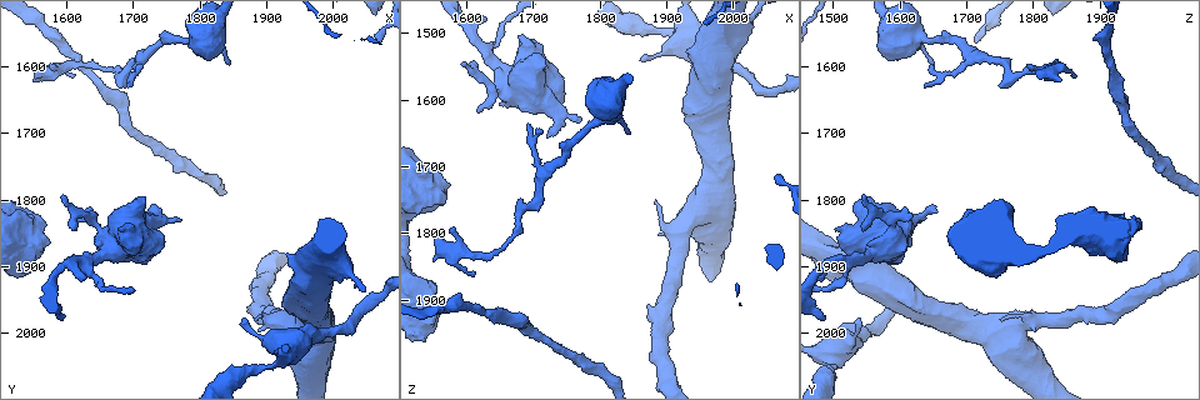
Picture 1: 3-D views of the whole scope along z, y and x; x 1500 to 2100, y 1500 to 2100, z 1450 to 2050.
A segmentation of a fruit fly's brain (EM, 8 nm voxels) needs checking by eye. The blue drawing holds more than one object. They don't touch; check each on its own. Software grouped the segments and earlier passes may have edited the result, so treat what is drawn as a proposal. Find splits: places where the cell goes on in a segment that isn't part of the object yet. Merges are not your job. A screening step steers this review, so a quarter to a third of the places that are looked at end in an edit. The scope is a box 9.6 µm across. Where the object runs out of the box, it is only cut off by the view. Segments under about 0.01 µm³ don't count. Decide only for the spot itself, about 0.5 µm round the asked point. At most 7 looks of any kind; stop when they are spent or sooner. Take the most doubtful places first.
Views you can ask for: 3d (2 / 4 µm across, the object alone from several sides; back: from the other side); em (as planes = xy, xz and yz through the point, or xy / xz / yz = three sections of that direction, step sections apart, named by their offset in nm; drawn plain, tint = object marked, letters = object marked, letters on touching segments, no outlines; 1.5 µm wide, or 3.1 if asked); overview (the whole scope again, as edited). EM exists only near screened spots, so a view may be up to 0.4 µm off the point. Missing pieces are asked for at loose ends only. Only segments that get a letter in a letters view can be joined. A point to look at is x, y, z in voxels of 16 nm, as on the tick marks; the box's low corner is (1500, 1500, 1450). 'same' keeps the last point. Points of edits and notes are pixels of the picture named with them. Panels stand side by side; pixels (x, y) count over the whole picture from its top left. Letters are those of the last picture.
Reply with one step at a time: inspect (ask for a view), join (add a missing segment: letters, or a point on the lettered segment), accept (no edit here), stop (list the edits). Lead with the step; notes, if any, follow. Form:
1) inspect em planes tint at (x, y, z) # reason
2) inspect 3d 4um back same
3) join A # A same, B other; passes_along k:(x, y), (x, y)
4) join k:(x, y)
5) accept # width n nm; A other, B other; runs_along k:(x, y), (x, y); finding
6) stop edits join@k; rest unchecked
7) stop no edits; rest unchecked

inspect 3d 2um at (1620, 1820, 1620) # branch stops here

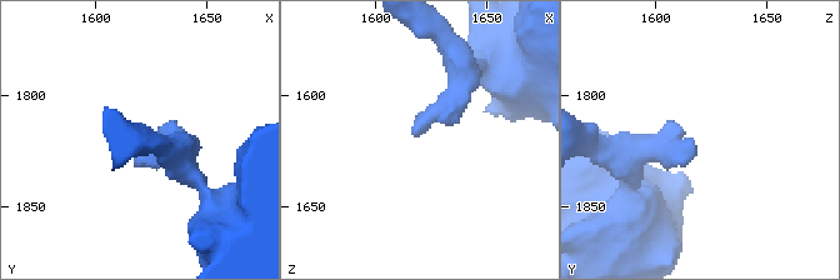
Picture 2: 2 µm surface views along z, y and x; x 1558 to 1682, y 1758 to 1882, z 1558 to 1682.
inspect em planes letters at (1618, 1819, 1616)

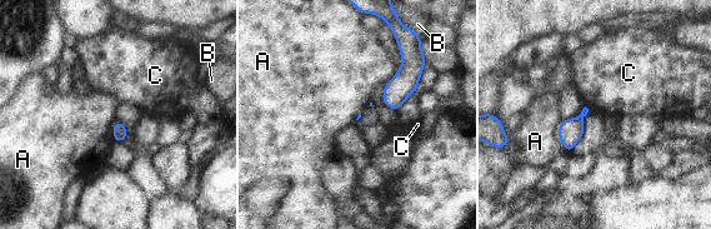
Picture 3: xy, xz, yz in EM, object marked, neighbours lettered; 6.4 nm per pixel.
accept # A other, B other, C other; border 3:(561, 120), (557, 137), (565, 150); no lettered segment goes on from it

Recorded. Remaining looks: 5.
inspect em planes plain at (1865, 1975, 1540) # free end

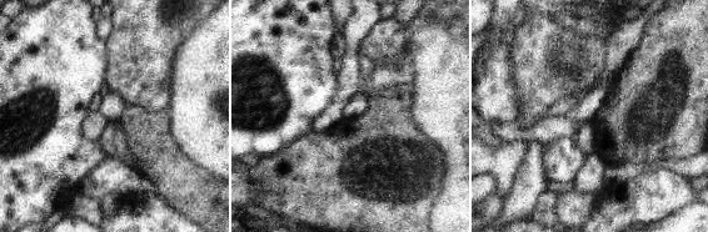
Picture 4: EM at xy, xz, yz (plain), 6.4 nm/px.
inspect em planes letters same # what lies round it

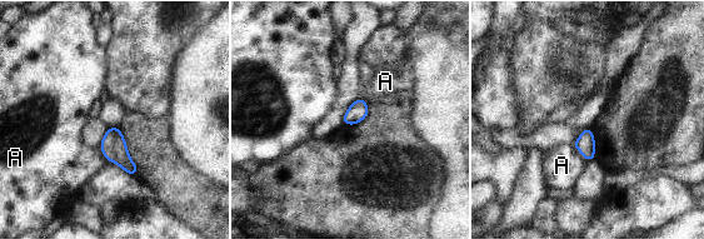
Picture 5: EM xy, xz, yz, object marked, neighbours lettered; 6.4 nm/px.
accept # A other; border 5:(570, 145), (588, 162); no lettered segment goes on from it

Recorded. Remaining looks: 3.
inspect em planes plain at (1575, 1865, 1730) # free end

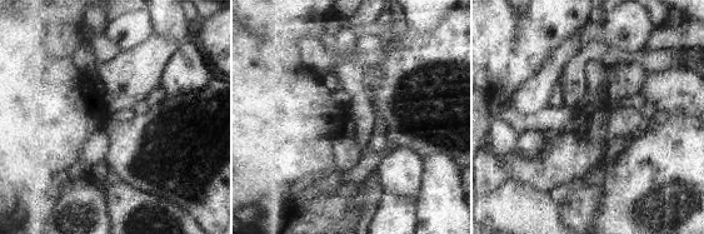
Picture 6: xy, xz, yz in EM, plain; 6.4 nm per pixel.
inspect em planes letters same

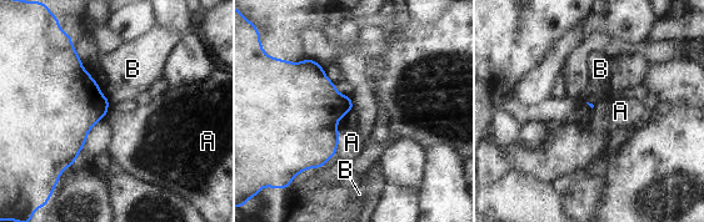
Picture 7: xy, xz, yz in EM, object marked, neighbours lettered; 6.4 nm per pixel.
accept # A other, B other; border 7:(338, 130), (339, 145); none of them fits

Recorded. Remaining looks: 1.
stop no edits; rest unchecked

